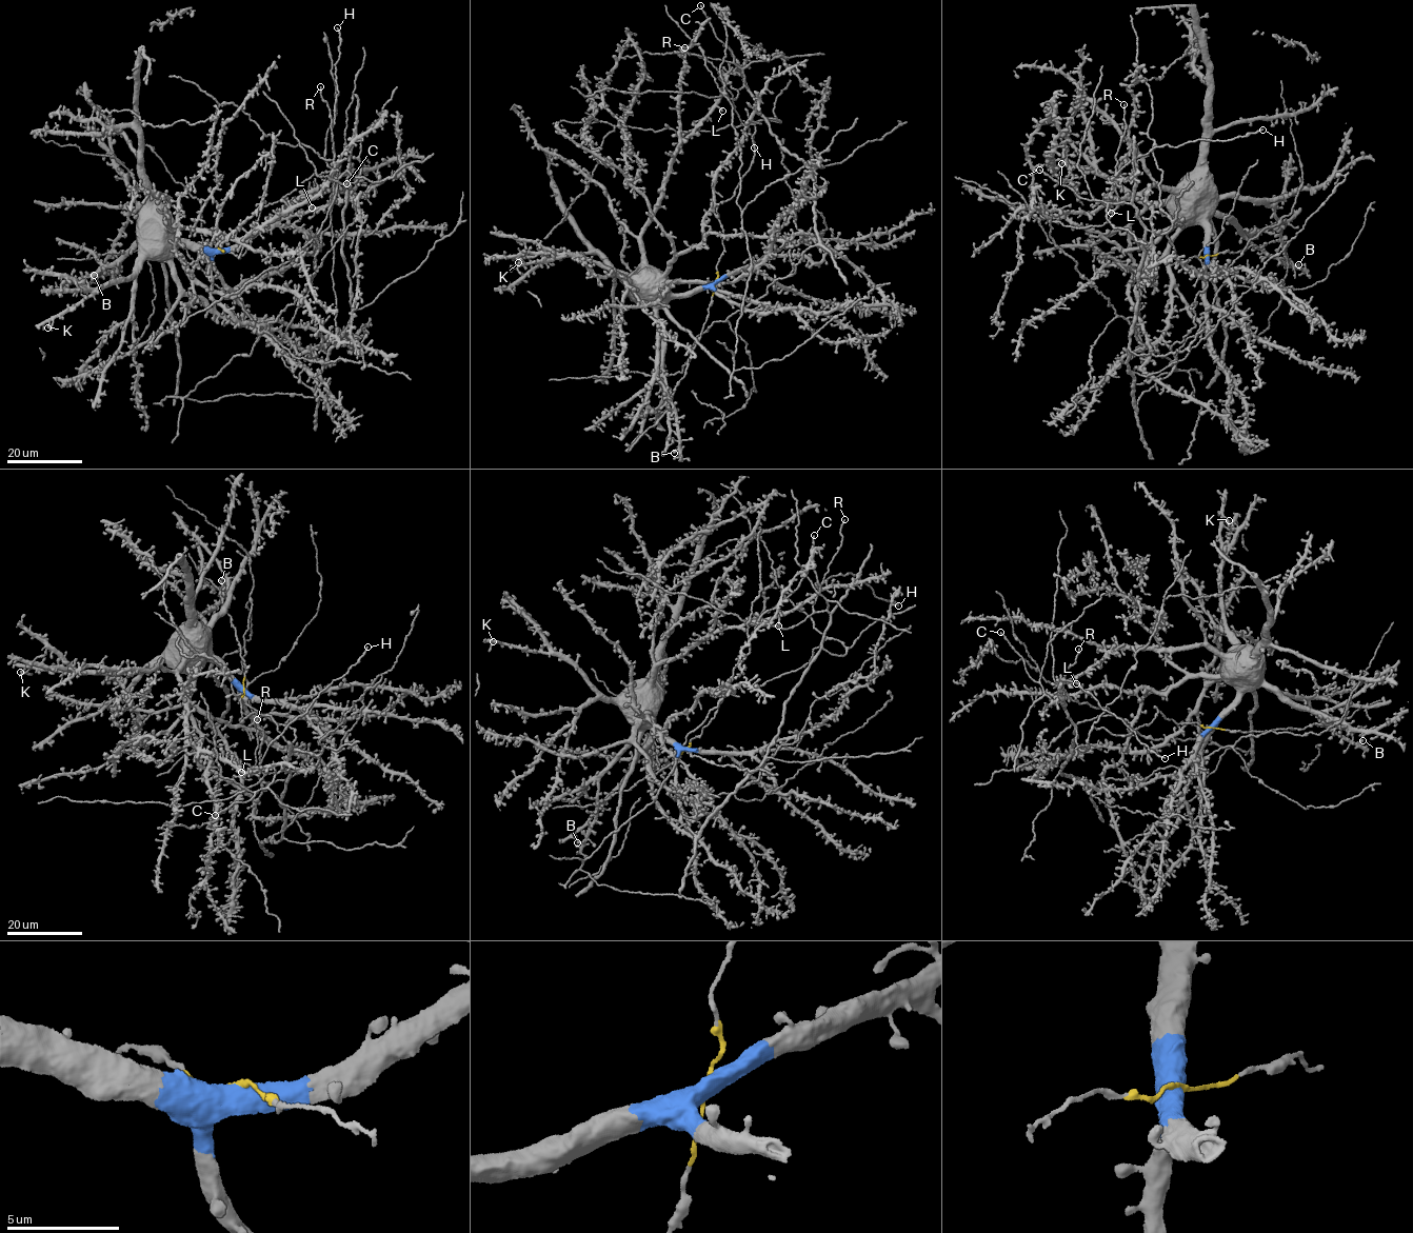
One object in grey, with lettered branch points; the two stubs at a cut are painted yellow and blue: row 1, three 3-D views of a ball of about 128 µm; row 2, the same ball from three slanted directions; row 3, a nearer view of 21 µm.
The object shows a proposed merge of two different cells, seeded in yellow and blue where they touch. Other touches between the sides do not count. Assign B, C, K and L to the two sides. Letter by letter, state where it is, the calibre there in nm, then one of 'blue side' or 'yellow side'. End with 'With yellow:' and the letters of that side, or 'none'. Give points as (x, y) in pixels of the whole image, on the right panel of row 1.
B: place (1298, 264); calibre 380 nm; blue side
C: place (1039, 170); calibre 190 nm; yellow side
K: place (1061, 163); calibre 240 nm; blue side
L: place (1111, 213); calibre 460 nm; blue side
With yellow: C

